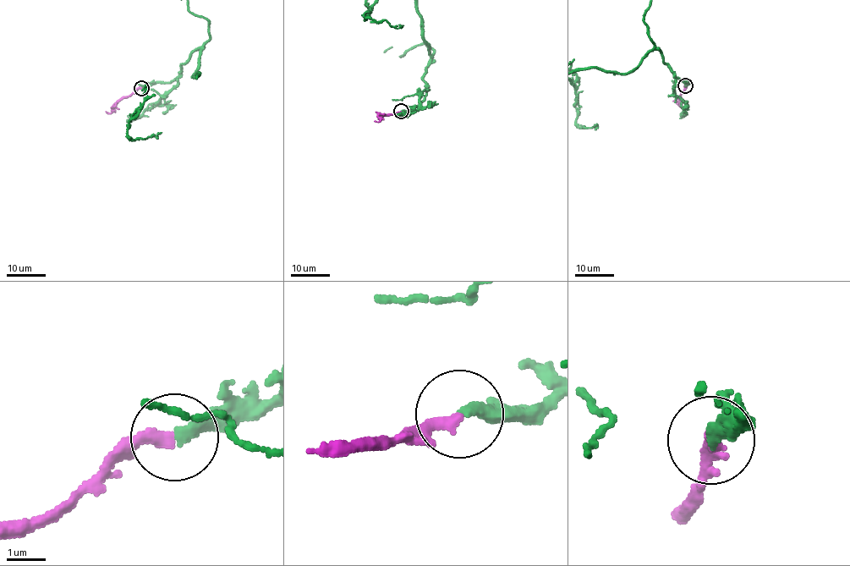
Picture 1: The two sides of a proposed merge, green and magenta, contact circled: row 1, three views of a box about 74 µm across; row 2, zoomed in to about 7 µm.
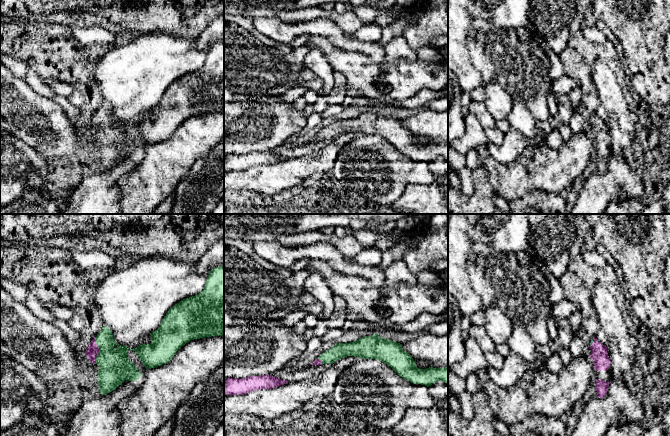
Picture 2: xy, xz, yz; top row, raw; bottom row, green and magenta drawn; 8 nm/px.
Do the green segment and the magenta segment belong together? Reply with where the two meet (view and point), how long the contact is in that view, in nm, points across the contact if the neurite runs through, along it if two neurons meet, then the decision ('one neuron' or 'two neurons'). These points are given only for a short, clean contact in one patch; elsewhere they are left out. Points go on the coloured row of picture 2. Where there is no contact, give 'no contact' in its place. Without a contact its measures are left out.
contact xy (99, 350); length 220 nm; way xy (114, 366), (99, 350), (92, 351); one neuron

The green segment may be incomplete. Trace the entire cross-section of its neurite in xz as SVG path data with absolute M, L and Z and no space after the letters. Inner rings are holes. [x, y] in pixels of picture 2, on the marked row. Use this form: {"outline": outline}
{"outline": "M377 333L371 336L365 336L357 341L350 343L335 344L329 350L323 352L313 363L313 365L331 364L339 359L347 356L354 356L364 359L375 359L386 363L390 366L399 376L403 379L410 381L413 384L421 384L427 387L431 386L437 381L448 383L448 367L445 368L433 368L420 369L415 365L415 361L412 356L403 350L402 344L392 340L388 340L380 337Z"}

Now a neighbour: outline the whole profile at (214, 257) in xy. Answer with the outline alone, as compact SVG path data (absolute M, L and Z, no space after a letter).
M224 236L213 244L196 262L199 273L211 271L215 267L224 266Z

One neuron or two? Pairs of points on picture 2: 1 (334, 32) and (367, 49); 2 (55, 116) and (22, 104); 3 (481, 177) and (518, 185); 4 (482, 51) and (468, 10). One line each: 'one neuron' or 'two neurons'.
1: one neuron
2: one neuron
3: two neurons
4: two neurons

